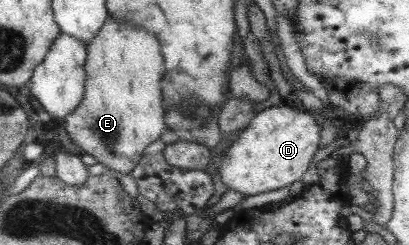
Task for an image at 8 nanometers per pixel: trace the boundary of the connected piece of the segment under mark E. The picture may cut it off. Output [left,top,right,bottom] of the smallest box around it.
[65,18,167,175]

